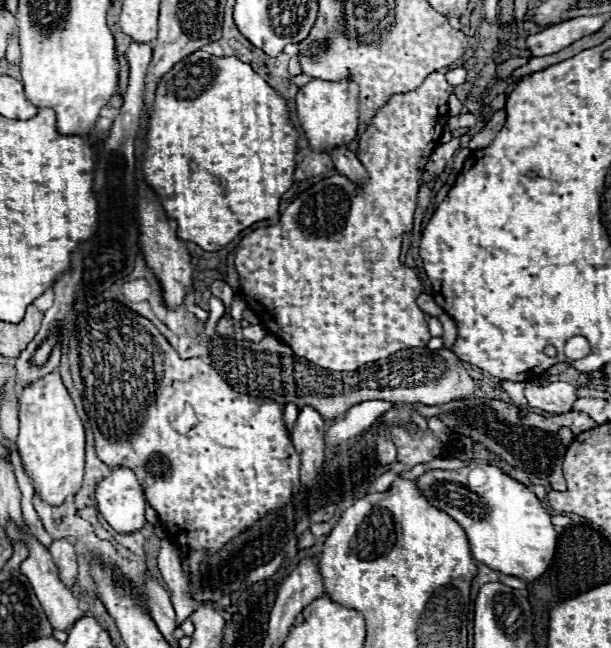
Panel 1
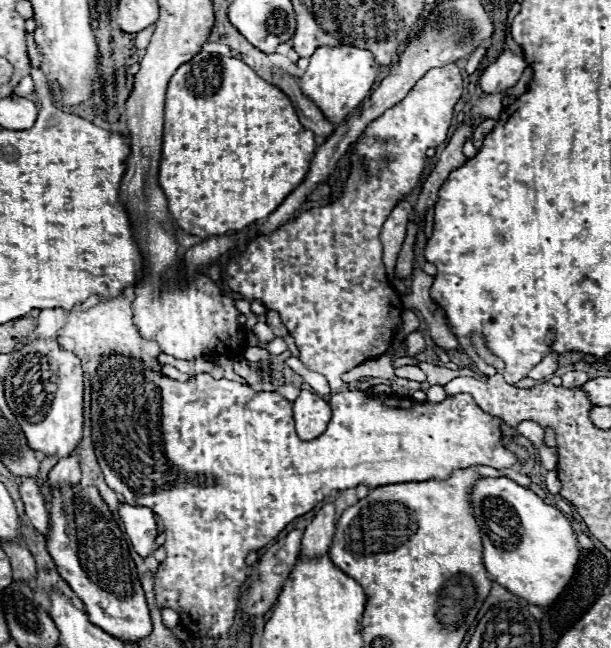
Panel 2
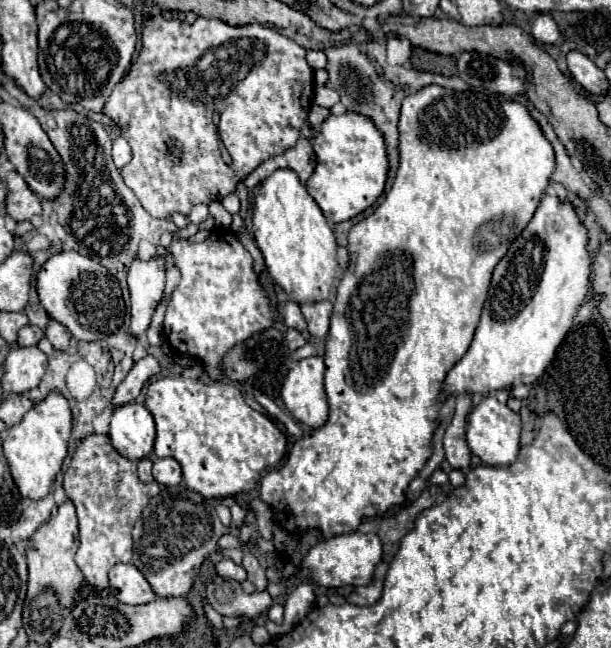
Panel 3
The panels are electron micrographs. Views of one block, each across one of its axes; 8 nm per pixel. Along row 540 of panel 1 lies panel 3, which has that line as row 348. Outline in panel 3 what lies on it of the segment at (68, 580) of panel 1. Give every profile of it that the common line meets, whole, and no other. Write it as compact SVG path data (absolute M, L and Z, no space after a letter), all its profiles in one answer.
M50 320L48 328L46 328L46 338L52 342L54 350L66 352L70 348L70 332L68 332L66 326L62 326L56 320Z

